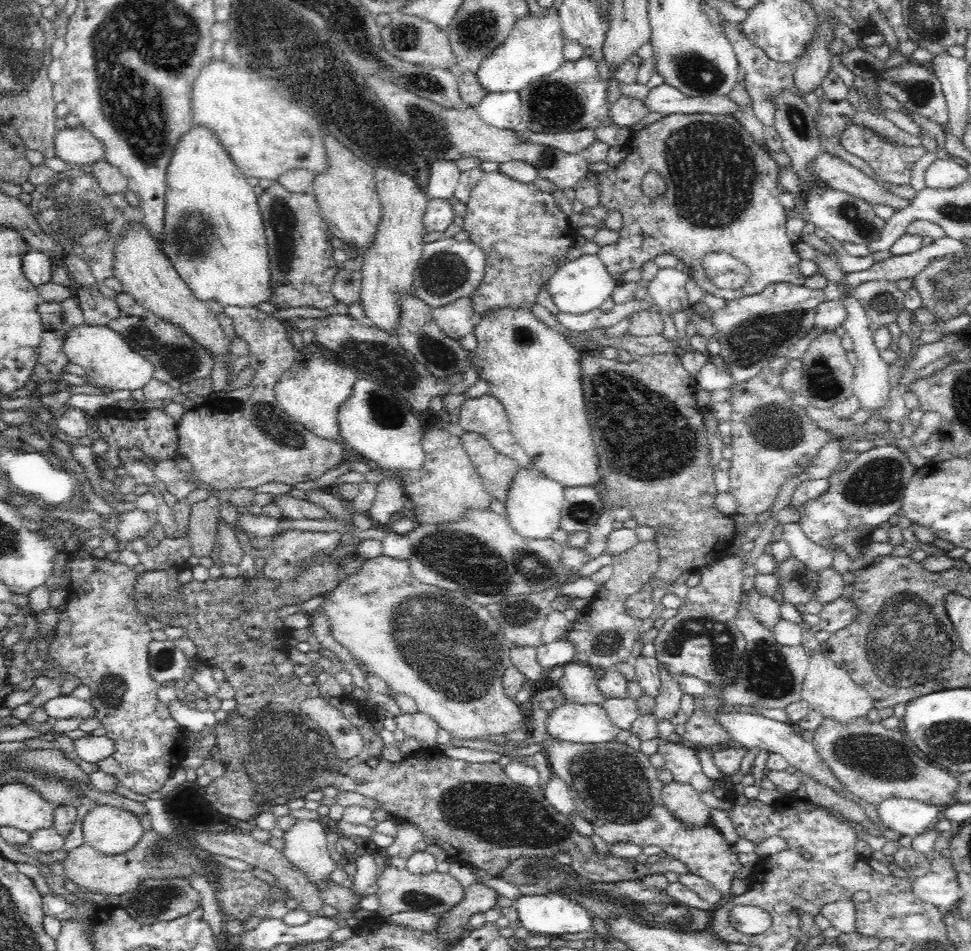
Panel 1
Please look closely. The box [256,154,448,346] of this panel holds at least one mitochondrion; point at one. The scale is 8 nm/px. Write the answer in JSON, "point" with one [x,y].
{"point":[281,219]}

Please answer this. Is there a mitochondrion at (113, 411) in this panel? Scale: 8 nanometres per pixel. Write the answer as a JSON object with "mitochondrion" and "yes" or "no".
{"mitochondrion":"no"}

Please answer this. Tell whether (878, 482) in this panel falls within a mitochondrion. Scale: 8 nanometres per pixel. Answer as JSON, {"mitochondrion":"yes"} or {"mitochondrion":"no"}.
{"mitochondrion":"yes"}

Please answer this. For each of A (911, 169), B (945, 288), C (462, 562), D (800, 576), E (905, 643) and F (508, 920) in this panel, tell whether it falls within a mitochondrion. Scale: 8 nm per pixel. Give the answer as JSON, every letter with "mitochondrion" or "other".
{"A":"other","B":"mitochondrion","C":"mitochondrion","D":"mitochondrion","E":"mitochondrion","F":"other"}

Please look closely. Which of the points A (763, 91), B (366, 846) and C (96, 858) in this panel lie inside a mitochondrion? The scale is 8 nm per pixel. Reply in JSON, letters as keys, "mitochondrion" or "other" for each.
{"A":"mitochondrion","B":"other","C":"other"}

